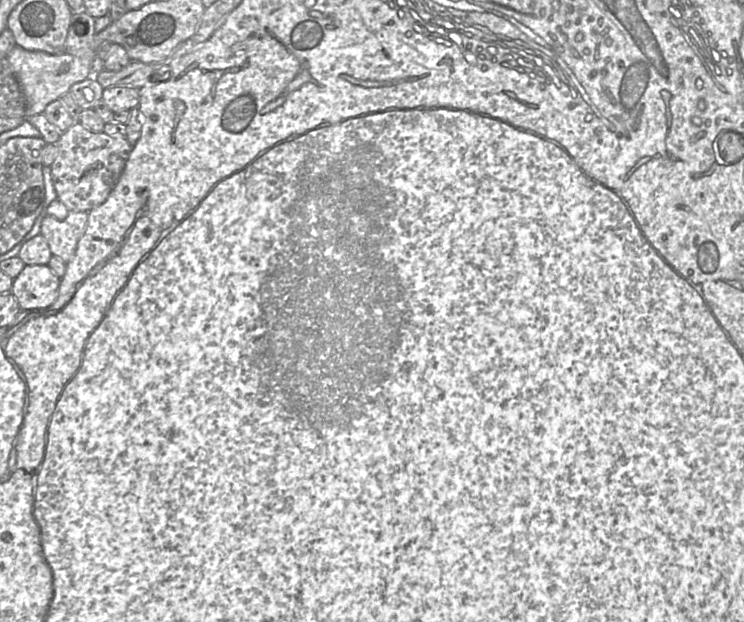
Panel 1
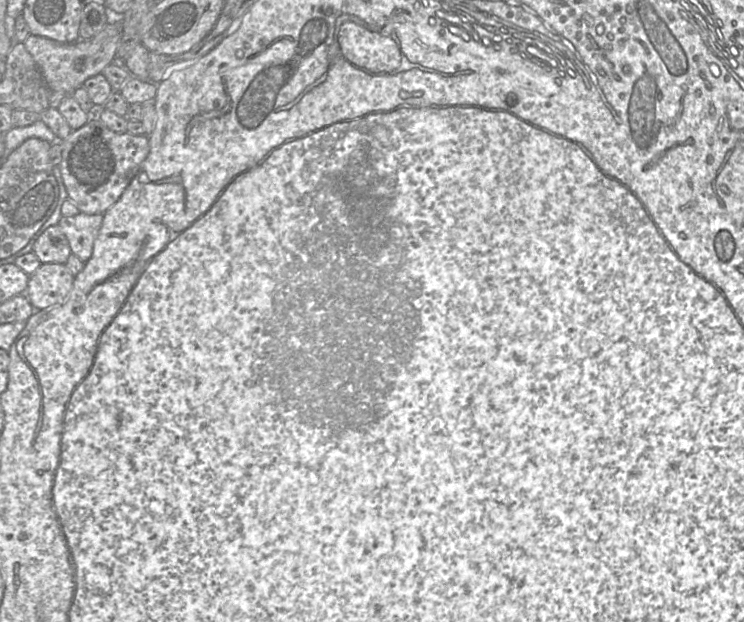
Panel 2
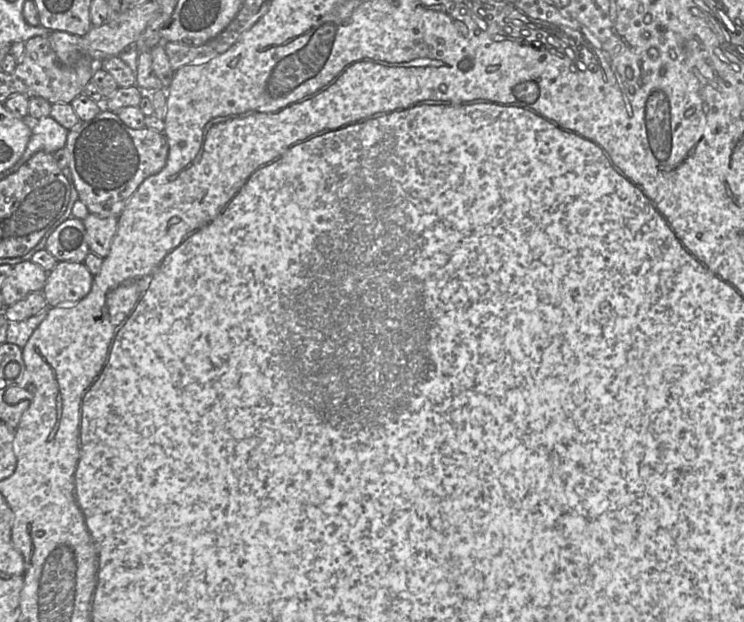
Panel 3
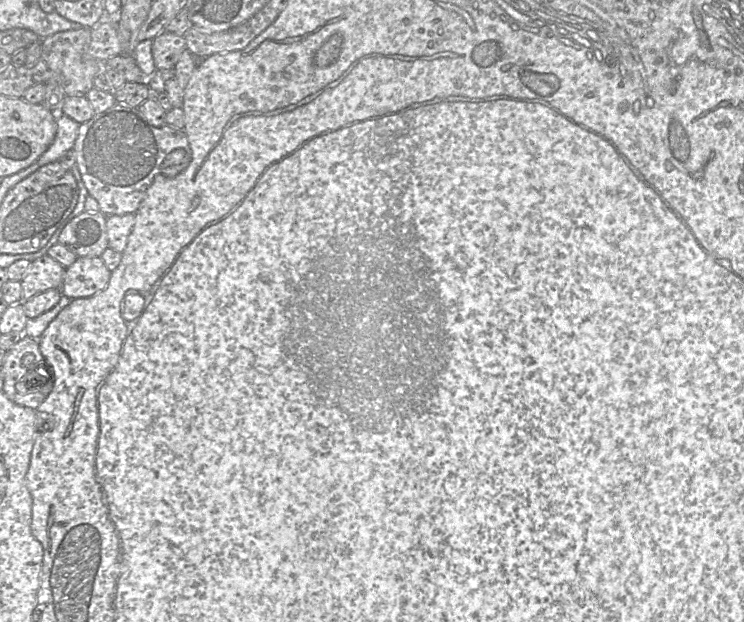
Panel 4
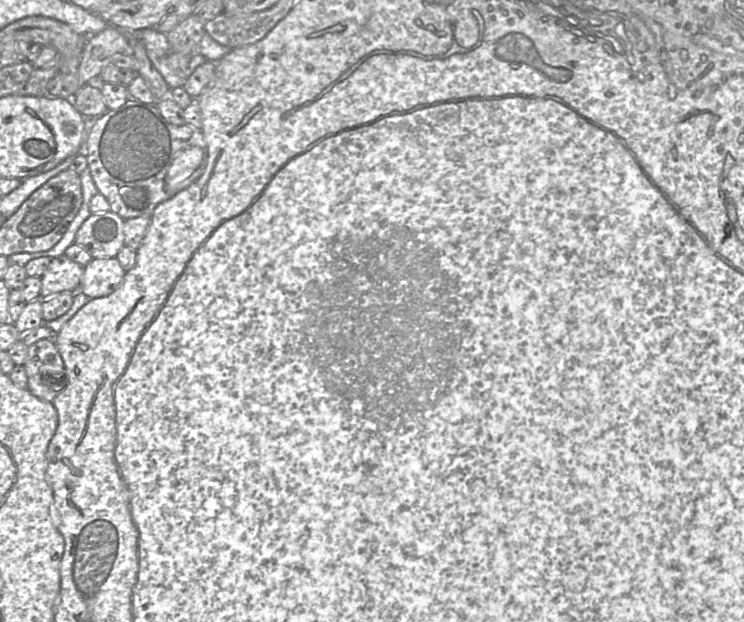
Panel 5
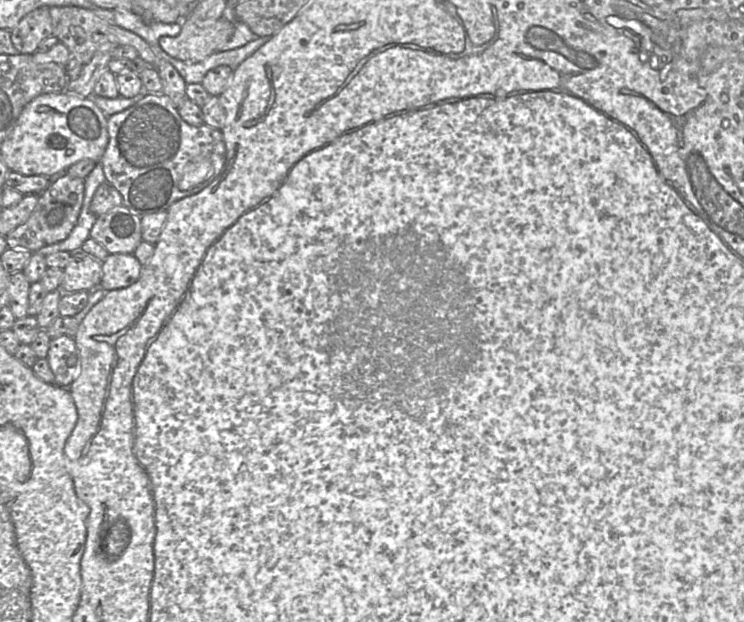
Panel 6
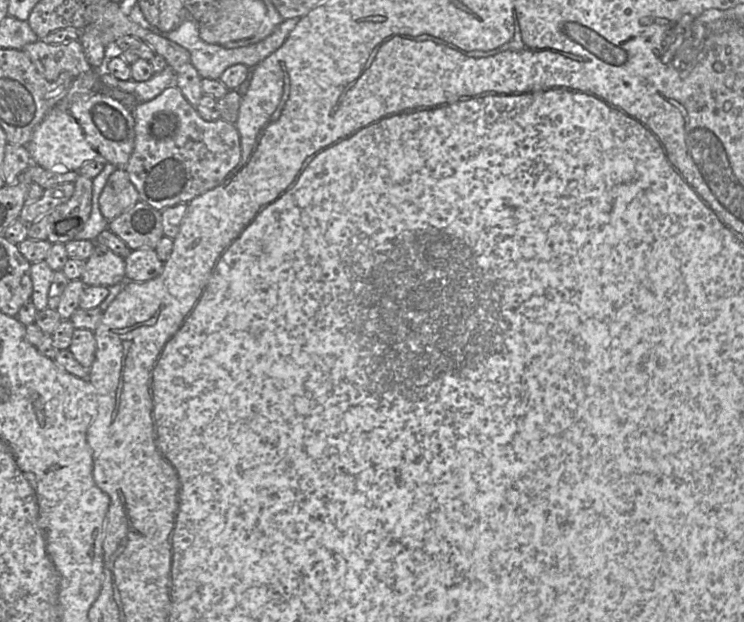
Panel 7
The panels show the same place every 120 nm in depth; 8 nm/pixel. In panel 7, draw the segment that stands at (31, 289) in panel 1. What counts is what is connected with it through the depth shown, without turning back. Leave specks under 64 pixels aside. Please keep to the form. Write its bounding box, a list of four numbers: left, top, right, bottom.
[125,249,165,282]

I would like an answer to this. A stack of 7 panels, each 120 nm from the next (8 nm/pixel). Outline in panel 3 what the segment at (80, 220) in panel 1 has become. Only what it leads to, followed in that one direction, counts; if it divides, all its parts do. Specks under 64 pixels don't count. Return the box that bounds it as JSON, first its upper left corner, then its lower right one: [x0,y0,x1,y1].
[83,214,118,258]

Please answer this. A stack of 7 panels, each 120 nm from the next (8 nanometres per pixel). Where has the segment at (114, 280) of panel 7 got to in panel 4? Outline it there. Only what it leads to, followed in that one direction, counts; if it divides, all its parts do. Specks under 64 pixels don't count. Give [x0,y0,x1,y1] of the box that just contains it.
[20,255,66,301]

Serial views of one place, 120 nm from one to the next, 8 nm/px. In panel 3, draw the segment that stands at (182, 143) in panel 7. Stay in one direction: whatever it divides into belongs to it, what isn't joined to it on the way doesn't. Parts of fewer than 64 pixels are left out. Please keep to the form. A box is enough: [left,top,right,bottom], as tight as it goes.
[65,109,169,216]

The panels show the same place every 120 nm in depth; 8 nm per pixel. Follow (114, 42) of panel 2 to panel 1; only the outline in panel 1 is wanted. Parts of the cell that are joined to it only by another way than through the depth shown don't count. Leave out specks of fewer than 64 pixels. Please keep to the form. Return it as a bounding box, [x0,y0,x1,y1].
[8,46,96,120]

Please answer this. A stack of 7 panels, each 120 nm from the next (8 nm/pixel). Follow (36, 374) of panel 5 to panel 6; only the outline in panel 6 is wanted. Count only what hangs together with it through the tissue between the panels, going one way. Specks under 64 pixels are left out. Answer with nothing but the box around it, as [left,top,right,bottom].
[47,336,80,388]

